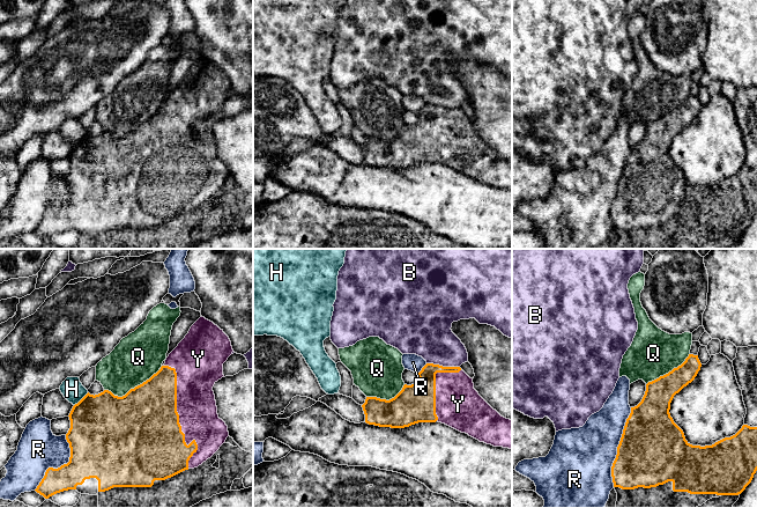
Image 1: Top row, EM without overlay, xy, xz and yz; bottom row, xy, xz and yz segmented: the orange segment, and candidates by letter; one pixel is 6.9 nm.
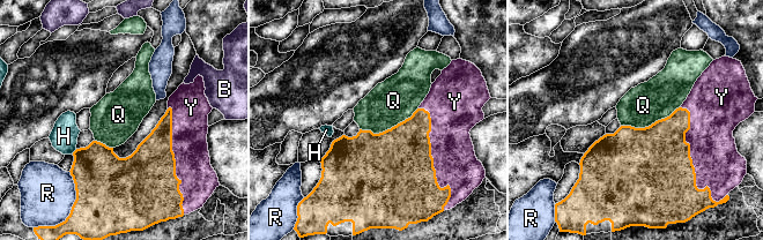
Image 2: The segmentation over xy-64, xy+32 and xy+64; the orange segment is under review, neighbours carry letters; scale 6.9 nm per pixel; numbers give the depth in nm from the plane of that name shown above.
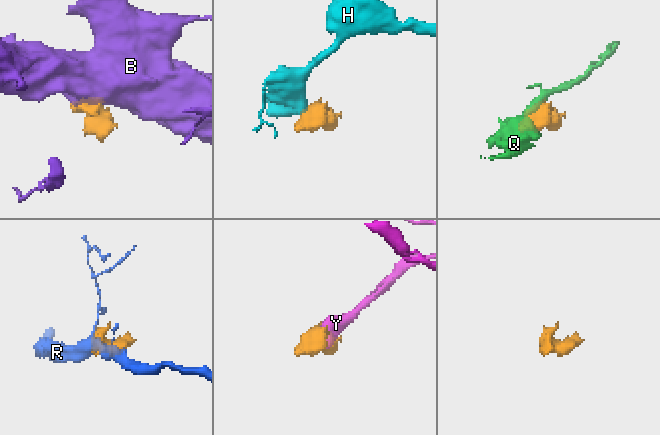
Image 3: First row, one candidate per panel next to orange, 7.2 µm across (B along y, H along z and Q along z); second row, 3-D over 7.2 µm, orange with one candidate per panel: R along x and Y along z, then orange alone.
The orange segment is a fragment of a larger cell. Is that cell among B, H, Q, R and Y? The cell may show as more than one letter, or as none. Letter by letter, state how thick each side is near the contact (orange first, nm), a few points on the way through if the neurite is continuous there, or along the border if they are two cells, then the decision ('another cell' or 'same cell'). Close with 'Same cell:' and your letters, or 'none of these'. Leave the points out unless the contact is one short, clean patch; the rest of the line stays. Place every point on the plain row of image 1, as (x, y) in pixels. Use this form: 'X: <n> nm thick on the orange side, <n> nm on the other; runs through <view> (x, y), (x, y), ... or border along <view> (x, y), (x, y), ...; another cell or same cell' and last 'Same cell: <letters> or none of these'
B: 190 nm thick on the orange side, 320 nm on the other; border along xz (427, 103), (459, 108); another cell
H: 460 nm thick on the orange side, 150 nm on the other; border along xy (88, 133), (74, 146); another cell
Q: 480 nm thick on the orange side, 320 nm on the other; another cell
R: 480 nm thick on the orange side, 400 nm on the other; another cell
Y: 500 nm thick on the orange side, 280 nm on the other; same cell
Same cell: Y

